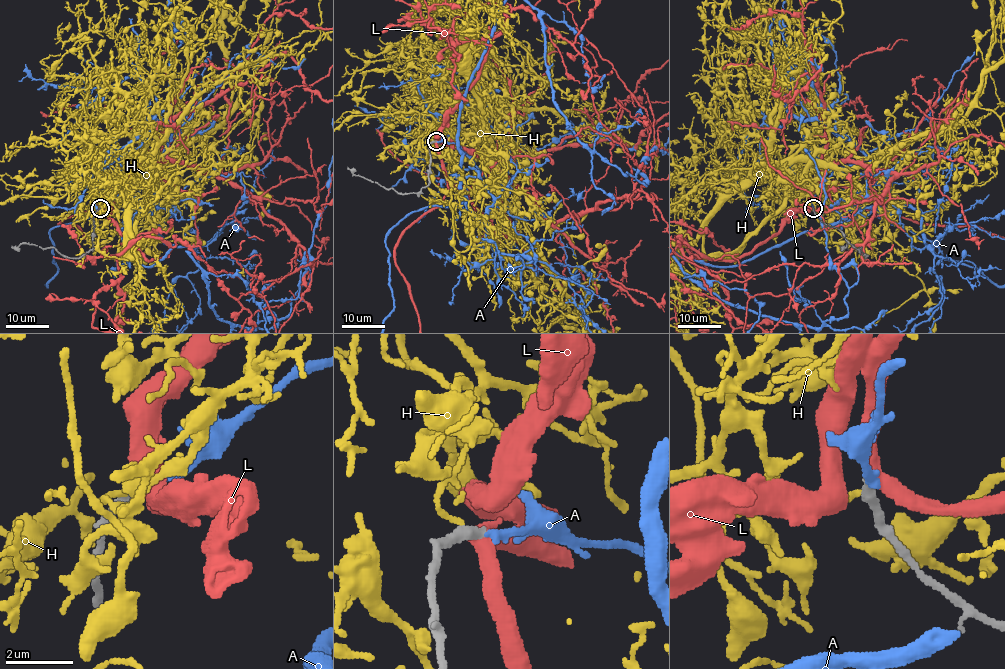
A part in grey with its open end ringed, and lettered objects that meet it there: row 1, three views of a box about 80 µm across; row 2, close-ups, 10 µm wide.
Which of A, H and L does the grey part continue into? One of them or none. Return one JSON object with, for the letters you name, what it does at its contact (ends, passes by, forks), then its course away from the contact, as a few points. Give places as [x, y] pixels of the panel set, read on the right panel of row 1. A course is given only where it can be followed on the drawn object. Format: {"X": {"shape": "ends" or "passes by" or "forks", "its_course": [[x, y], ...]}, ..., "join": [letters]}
{"A": {"shape": "ends"}, "join": ["A"]}

